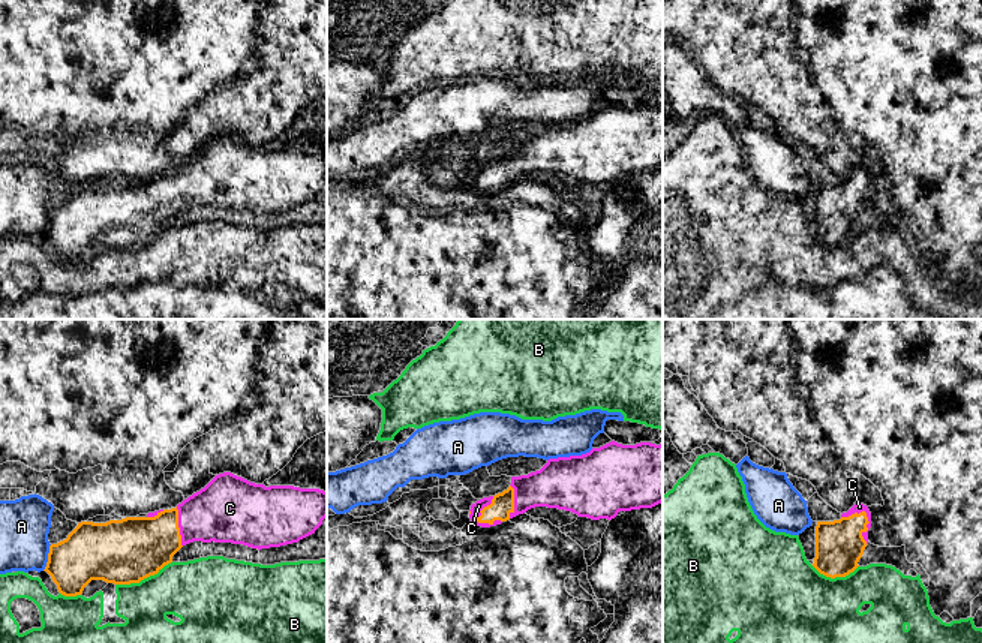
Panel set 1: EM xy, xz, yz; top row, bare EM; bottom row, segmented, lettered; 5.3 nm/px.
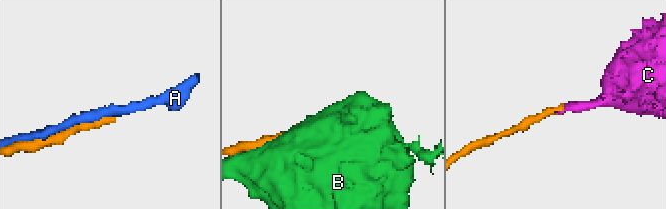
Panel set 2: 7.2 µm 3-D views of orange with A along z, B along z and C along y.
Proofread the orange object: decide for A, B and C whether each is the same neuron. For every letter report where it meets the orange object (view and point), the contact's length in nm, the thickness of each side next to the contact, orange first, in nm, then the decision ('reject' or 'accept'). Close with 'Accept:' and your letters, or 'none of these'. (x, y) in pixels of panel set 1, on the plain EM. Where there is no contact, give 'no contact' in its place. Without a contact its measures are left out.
A: xy (48, 222) | 150 nm | 300/280 nm | reject
B: xy (143, 243) | 340 nm | 340/300 nm | reject
C: yz (865, 180) | 200 nm | 260/50 nm | accept
Accept: C

